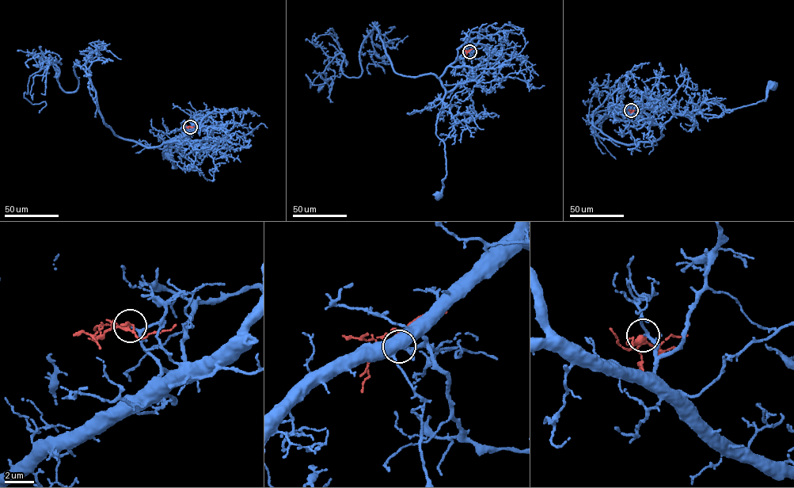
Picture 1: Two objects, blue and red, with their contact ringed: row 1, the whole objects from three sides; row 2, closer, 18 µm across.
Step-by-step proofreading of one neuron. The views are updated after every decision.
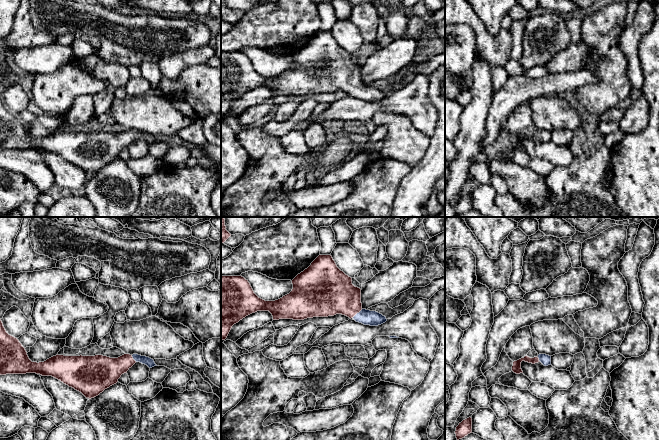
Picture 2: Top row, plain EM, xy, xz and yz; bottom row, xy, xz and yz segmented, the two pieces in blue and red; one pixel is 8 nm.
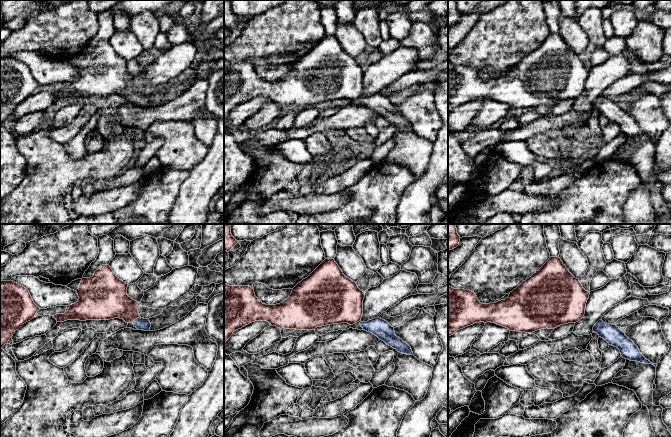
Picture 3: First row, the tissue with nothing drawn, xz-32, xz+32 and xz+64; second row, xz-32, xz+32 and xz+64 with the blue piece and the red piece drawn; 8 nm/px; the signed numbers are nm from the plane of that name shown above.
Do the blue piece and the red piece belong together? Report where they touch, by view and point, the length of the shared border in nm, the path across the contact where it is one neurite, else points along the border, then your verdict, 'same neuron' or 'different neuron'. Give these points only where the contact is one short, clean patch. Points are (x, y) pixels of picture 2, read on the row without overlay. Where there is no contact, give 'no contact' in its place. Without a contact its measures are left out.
meets blue in xz at (357, 89); contact 110 nm long; runs through xz (366, 93), (357, 89), (341, 73), (333, 69); same neuron

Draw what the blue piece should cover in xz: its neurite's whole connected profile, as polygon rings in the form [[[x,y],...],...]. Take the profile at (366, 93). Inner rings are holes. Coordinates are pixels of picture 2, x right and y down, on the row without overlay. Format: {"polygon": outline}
{"polygon": [[[319,31],[292,56],[292,60],[293,65],[289,70],[275,77],[265,77],[254,69],[244,53],[221,51],[221,117],[227,114],[234,100],[257,87],[269,87],[273,96],[304,96],[342,90],[370,102],[378,102],[387,97],[382,90],[362,84],[361,65],[355,63],[352,54],[337,43],[331,31]]]}

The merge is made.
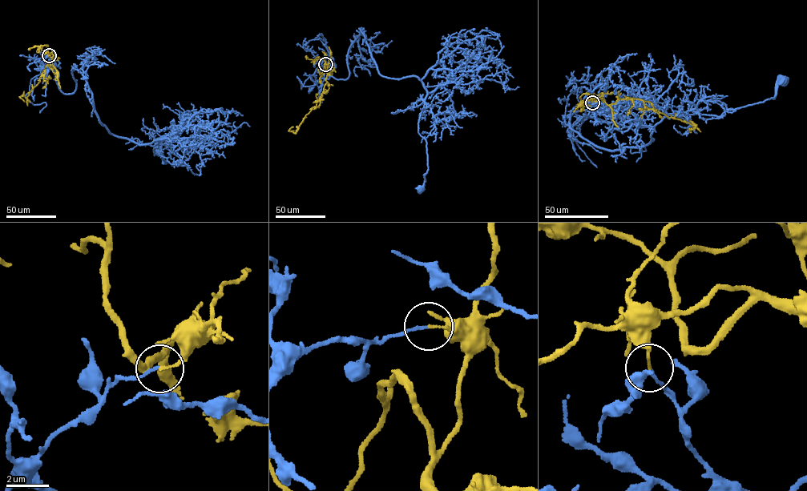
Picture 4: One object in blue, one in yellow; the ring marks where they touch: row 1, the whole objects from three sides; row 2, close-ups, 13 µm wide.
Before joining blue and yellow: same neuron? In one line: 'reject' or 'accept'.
reject

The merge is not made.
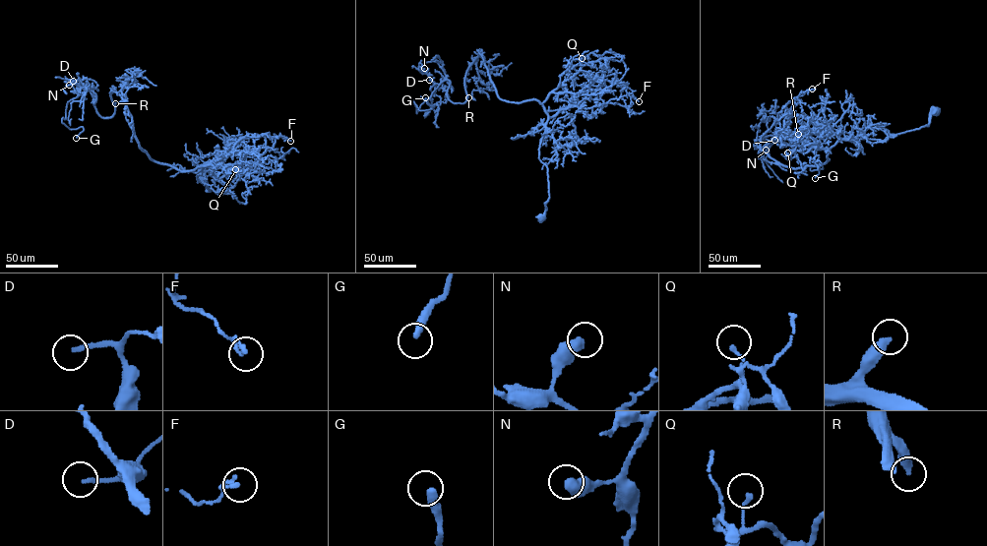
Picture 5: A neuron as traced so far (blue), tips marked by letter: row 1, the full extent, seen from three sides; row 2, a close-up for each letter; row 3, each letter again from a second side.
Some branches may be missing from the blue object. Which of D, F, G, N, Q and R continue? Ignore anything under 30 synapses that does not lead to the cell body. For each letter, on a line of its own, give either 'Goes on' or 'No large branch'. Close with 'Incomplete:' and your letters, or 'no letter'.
D: Goes on
F: No large branch
G: Goes on
N: No large branch
Q: No large branch
R: Goes on
Incomplete: D, G, R

